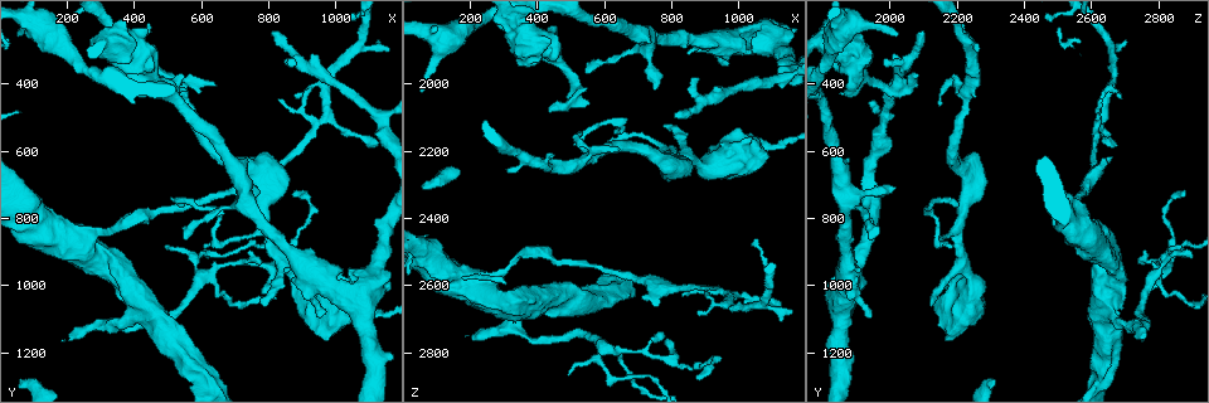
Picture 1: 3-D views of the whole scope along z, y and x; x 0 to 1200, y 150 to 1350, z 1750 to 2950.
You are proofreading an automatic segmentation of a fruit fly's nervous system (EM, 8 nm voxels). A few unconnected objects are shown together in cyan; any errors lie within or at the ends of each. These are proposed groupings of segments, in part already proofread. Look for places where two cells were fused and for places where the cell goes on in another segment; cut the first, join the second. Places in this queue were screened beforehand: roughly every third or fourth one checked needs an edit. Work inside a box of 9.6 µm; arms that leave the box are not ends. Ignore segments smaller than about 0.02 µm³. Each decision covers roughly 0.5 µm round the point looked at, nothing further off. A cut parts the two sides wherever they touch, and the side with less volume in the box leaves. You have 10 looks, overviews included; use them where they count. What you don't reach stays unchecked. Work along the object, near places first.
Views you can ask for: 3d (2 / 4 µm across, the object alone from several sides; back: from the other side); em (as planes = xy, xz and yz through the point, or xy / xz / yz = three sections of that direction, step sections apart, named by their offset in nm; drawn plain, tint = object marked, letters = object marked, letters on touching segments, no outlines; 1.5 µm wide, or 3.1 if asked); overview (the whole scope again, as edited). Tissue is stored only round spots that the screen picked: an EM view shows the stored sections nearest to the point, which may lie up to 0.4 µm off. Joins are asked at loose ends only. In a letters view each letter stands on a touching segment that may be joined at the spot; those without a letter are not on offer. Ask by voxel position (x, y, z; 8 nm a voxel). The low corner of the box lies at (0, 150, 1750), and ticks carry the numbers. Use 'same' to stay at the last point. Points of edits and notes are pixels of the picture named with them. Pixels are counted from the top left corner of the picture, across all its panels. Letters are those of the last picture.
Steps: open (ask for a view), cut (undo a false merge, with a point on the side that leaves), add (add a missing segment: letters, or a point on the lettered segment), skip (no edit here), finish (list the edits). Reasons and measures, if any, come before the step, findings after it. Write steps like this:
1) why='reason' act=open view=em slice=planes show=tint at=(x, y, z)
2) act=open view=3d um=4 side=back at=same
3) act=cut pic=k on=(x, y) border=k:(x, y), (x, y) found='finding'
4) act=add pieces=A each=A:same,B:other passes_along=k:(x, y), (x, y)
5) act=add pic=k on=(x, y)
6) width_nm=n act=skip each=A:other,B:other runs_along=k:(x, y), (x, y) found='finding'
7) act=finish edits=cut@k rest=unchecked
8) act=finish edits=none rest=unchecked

why='branch stops here' act=open view=em slice=xy step=8 show=tint at=(220, 1160, 2750)

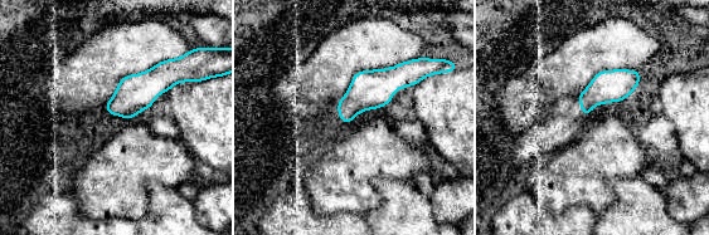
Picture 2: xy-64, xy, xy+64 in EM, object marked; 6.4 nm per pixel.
act=open view=em slice=planes show=letters at=same

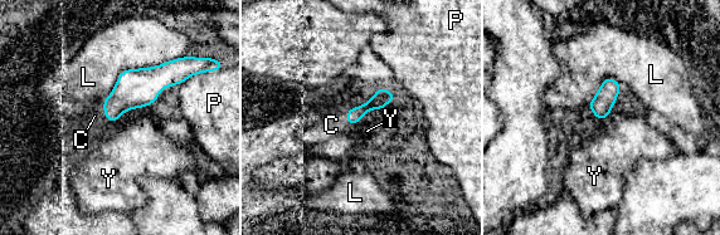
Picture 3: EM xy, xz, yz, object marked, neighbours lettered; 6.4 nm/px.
act=add pieces=C each=C:same,L:other,P:other,Y:other passes_along=3:(135, 88), (105, 112), (95, 116) found='it goes on there'

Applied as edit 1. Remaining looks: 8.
why='free end' act=open view=3d um=2 at=(650, 400, 2200)

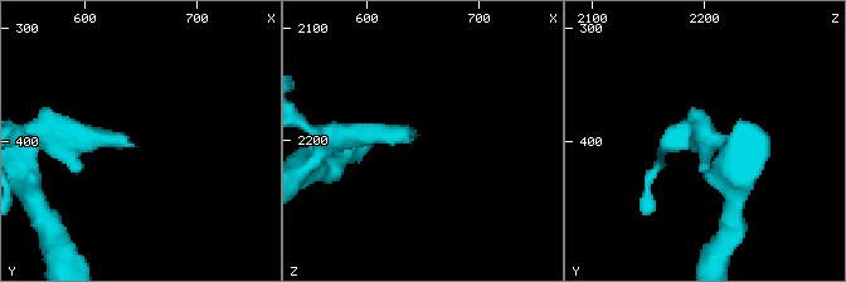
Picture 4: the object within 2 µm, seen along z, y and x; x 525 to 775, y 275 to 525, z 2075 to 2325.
why='now the EM' act=open view=em slice=xy step=8 show=tint at=(644, 406, 2194)

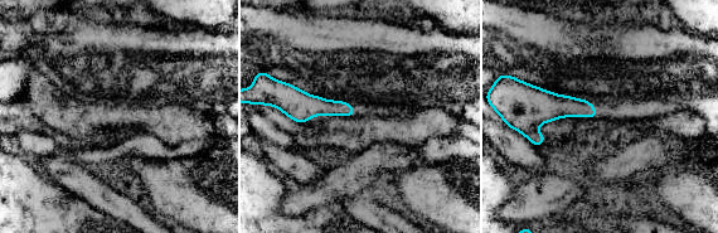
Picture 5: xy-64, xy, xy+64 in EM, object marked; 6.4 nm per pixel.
why='cut it another way' act=open view=em slice=planes show=letters at=same

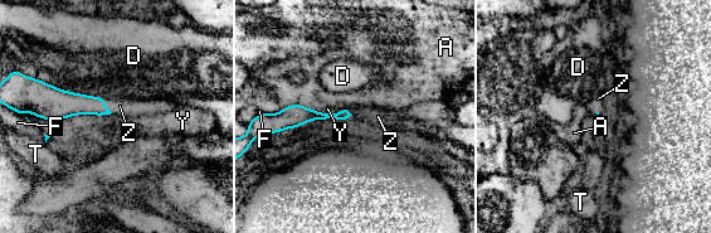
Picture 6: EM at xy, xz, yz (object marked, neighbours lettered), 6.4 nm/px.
act=add pieces=Z each=A:other,D:other,F:other,T:other,Y:other,Z:same passes_along=6:(300, 115), (339, 112), (378, 116) found='the cell continues'

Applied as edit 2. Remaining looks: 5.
why='redraw' act=open view=overview

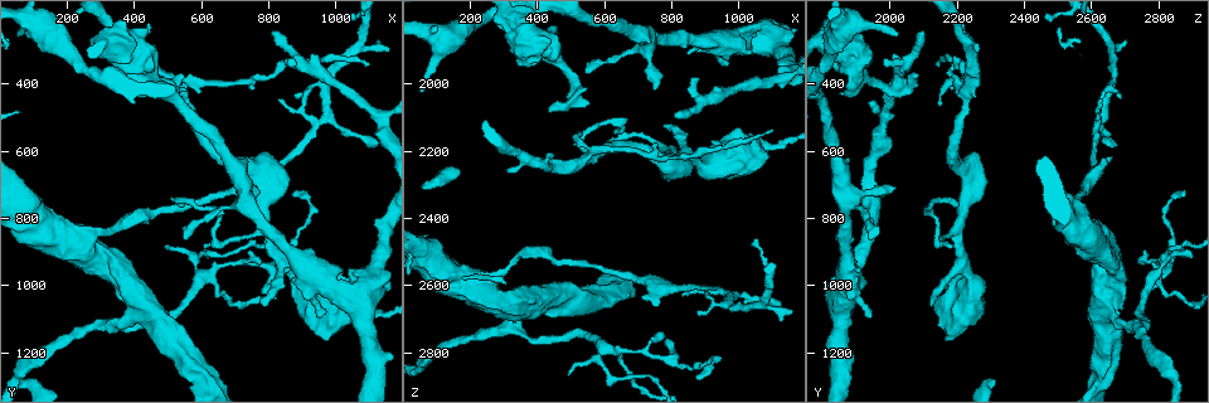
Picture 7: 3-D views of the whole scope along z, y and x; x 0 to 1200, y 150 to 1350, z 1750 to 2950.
why='free end' act=open view=em slice=xz step=4 show=letters at=(810, 250, 2100)

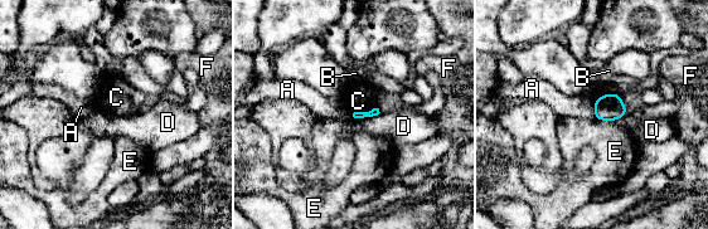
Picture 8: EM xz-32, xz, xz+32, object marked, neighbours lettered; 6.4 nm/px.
act=skip each=A:other,B:other,C:other,D:other,E:other,F:other border=8:(595, 117), (602, 121), (612, 121) found='no lettered segment goes on from it'

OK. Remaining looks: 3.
act=finish edits=add@3,add@6 rest=unchecked

